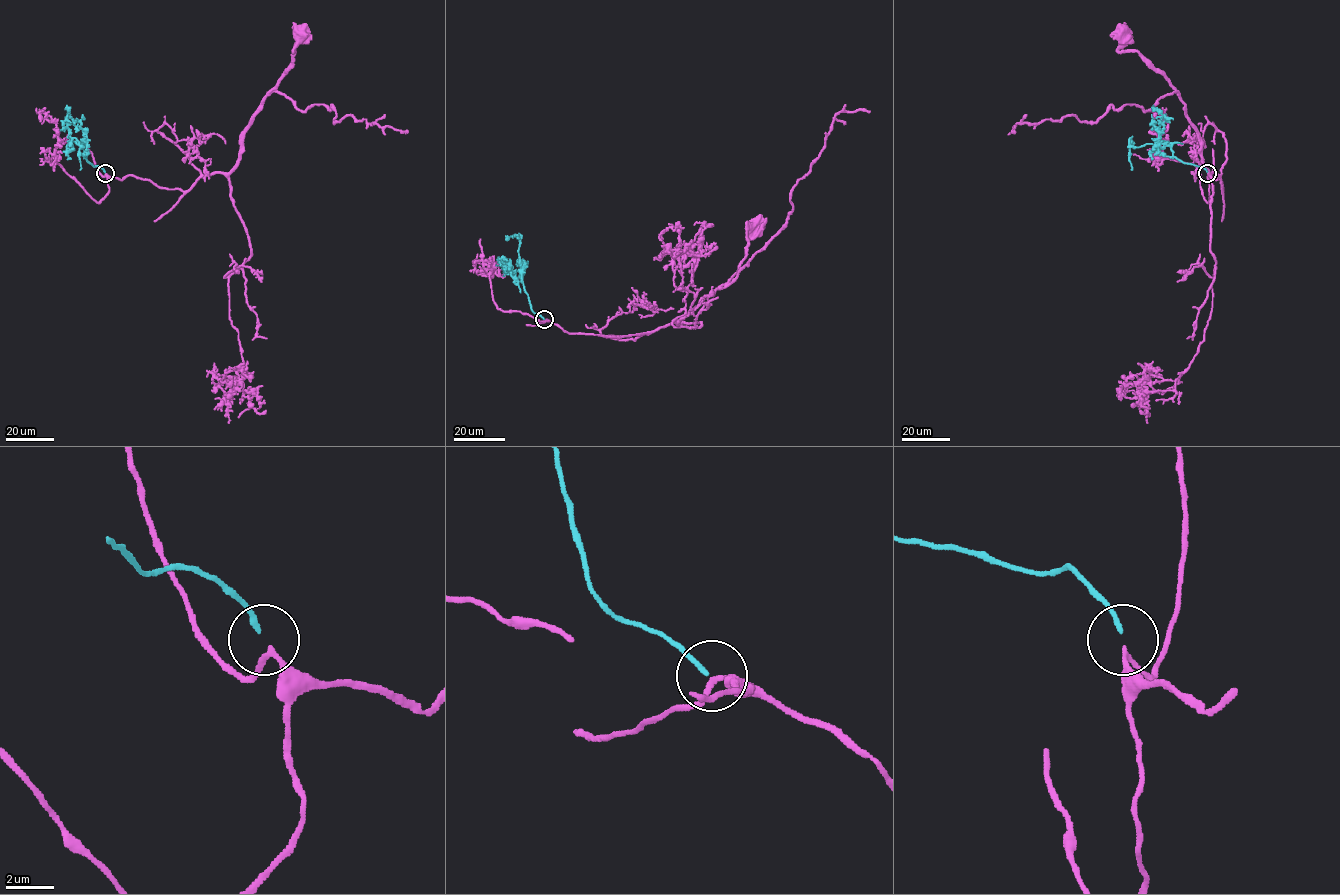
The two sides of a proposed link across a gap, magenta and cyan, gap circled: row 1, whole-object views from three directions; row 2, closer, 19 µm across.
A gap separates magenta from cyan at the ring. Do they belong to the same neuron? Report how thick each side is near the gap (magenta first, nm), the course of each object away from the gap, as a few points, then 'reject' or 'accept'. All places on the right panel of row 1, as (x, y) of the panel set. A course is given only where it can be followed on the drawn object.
170 nm thick on the magenta side, 200 nm on the other; magenta runs (1208, 173), (1220, 175), (1223, 191), (1203, 164), (1184, 103), (1136, 50), (1118, 51), (1121, 32); cyan runs (1207, 172), (1202, 166), (1178, 160), (1170, 147), (1162, 143), (1130, 146), (1131, 170); accept

